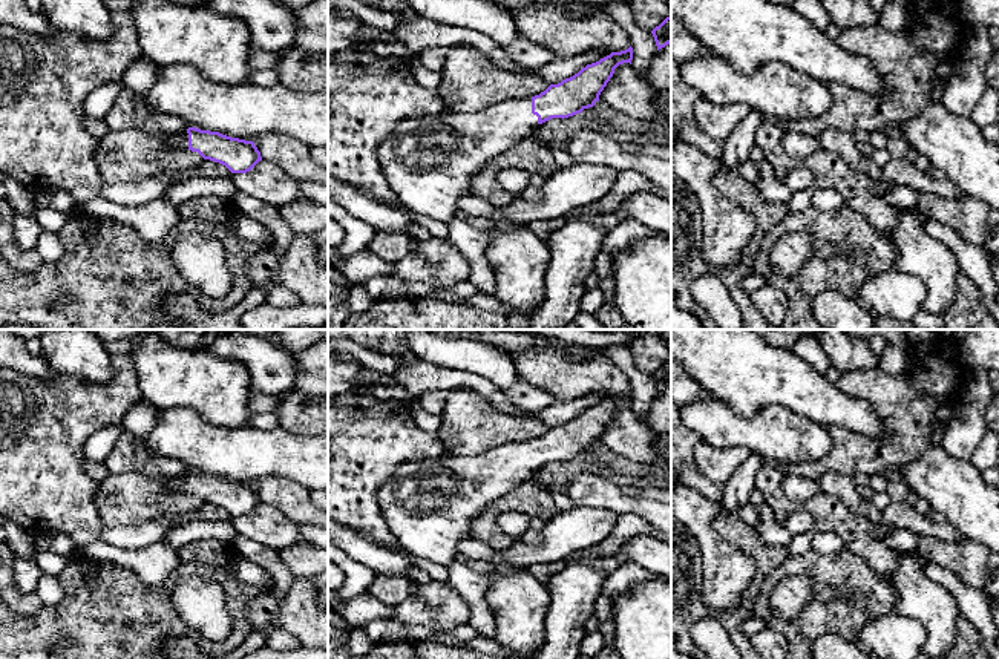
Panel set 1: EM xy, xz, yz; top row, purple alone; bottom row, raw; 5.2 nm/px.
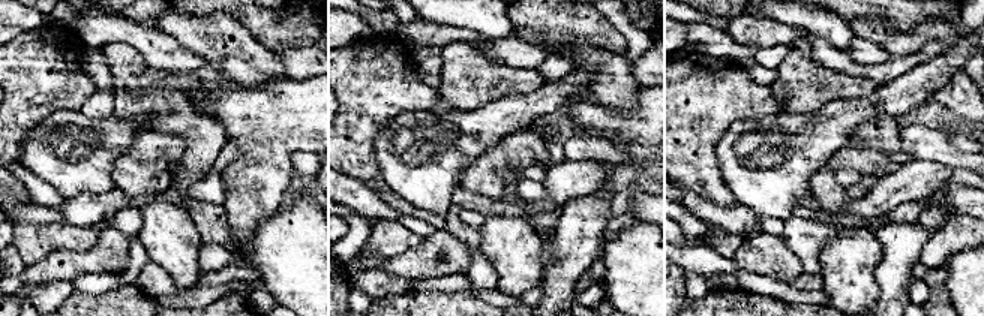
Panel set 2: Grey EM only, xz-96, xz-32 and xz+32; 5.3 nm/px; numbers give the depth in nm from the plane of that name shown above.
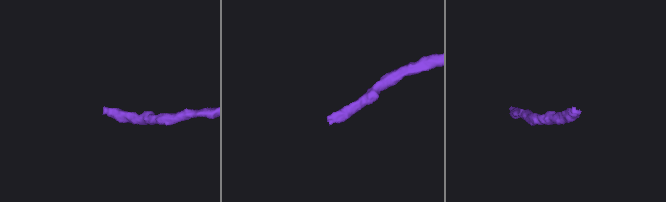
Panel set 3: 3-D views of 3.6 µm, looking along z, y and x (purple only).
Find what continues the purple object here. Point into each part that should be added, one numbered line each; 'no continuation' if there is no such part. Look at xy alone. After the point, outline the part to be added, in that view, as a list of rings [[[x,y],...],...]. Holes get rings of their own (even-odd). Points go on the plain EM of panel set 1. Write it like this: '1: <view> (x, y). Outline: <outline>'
1: xy (175, 483). Outline: [[[187,472],[181,477],[167,477],[164,484],[173,492],[188,492],[188,477]]]

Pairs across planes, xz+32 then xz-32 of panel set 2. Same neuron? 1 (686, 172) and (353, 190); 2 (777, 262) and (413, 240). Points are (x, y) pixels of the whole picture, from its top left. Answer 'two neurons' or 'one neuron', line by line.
1: two neurons
2: two neurons

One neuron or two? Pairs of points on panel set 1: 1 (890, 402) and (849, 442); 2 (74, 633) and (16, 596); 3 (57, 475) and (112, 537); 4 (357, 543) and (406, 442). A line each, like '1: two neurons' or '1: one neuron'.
1: one neuron
2: two neurons
3: two neurons
4: two neurons

